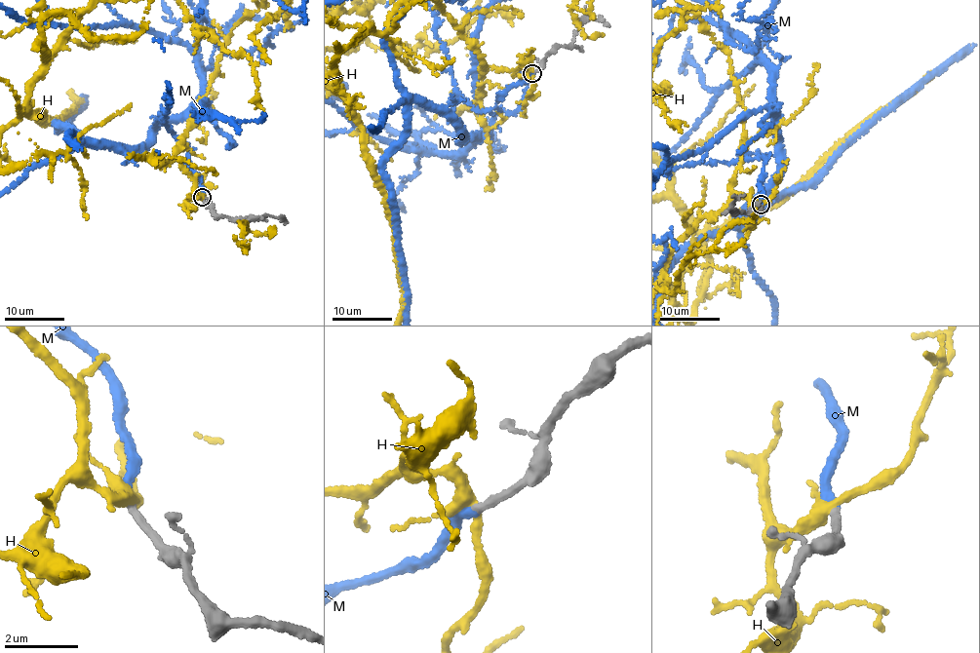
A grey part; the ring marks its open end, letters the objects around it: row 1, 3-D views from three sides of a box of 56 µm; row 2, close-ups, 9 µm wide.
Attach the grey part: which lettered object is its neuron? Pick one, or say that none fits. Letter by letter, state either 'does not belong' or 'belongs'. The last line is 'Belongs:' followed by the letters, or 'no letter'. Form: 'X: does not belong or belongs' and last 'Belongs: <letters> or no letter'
H: does not belong
M: belongs
Belongs: M

